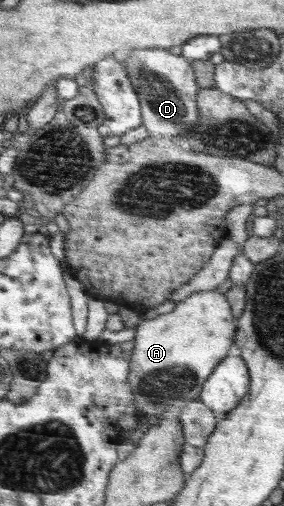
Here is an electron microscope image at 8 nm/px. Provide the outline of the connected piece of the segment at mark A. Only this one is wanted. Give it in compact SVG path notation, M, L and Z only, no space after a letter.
M203 291L175 304L174 309L150 320L140 319L135 332L133 359L130 362L129 382L135 394L137 407L146 414L154 416L164 414L170 406L184 406L176 402L190 402L201 396L201 390L209 374L227 357L228 350L235 342L237 332L236 318L225 294L215 291Z

